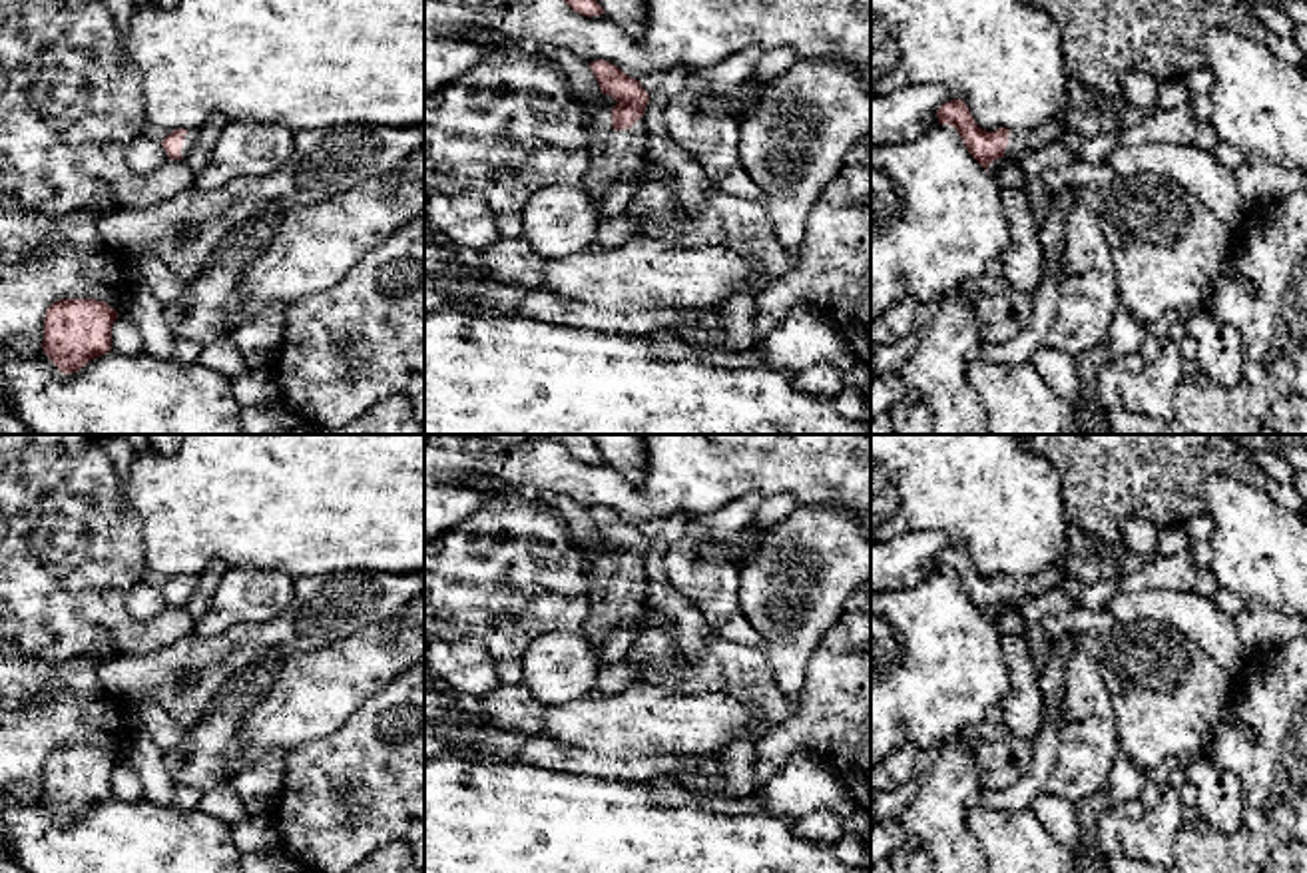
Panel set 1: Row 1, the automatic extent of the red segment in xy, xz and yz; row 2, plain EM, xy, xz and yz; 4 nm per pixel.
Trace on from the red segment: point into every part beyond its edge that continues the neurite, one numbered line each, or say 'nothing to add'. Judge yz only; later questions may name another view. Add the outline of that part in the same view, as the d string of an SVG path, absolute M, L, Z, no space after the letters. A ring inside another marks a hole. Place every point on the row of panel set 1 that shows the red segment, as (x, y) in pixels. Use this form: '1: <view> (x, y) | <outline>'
1: yz (1019, 144) | M1062 116L1044 122L1040 128L1028 134L1010 130L1004 157L1020 159L1022 155L1036 151L1038 147L1060 140L1066 130L1068 128Z

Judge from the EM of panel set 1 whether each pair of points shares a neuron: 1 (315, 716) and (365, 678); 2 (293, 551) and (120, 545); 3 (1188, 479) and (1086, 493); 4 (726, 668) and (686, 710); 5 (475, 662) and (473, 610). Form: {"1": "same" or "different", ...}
{"1": "same", "2": "different", "3": "same", "4": "different", "5": "different"}

